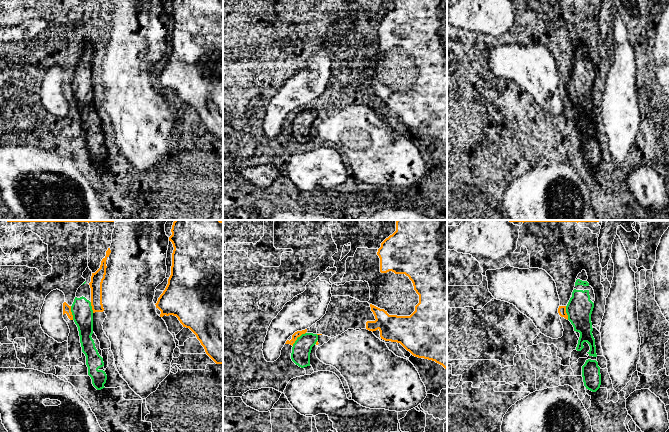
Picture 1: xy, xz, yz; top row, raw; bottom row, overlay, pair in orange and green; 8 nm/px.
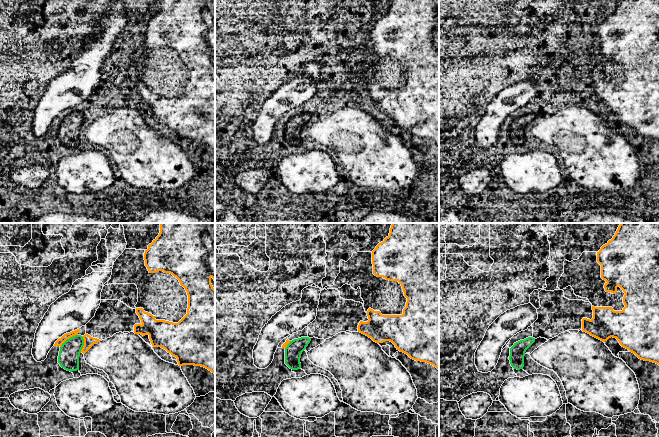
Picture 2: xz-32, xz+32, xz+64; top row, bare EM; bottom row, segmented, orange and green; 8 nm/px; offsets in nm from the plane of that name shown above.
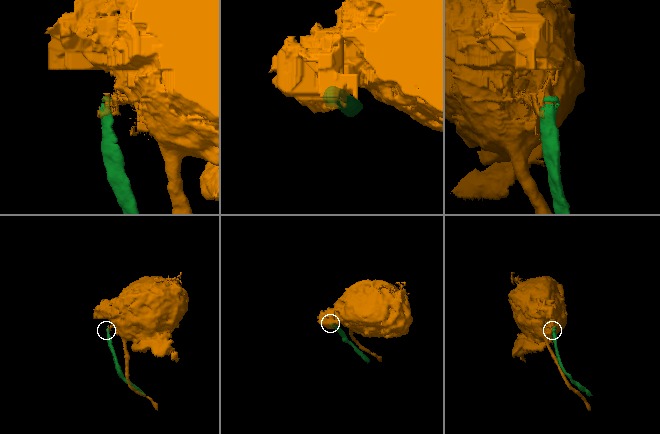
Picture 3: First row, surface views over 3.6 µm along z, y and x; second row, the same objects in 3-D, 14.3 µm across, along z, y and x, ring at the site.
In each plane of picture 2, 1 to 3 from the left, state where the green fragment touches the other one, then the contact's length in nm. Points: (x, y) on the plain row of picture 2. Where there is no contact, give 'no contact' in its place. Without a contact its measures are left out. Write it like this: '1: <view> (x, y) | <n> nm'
1: xz-32 (68, 114) | 180 nm
2: xz+32 (287, 120) | 80 nm
3: no contact

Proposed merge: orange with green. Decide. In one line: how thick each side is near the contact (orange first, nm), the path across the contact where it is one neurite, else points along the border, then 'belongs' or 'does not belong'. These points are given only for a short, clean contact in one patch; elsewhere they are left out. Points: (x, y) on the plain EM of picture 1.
50 nm thick on the orange side, 150 nm on the other; border along xz (305, 108), (292, 121); does not belong

